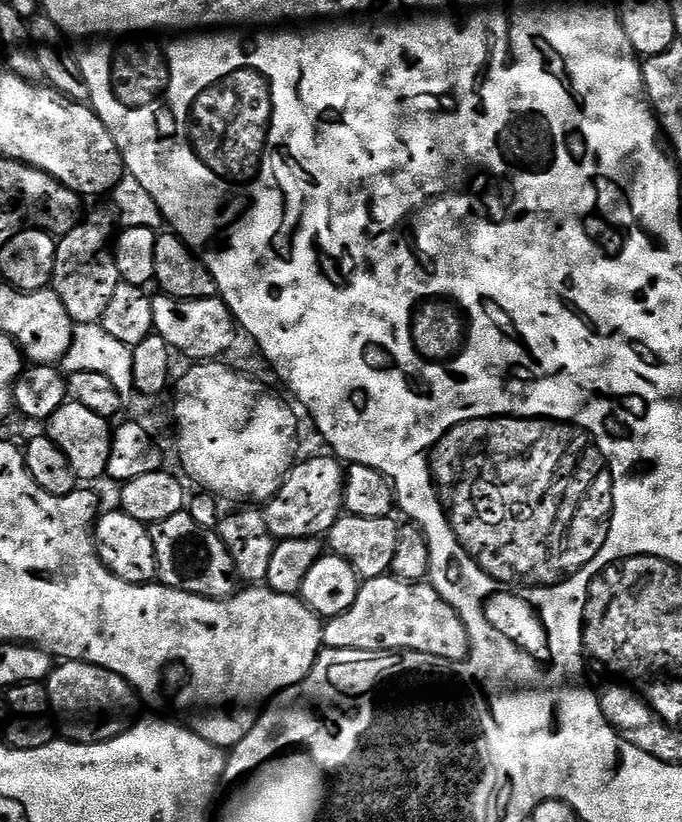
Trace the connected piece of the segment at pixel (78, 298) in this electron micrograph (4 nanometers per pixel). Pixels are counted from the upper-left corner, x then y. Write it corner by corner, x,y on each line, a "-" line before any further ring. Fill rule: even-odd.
96,216
87,220
59,237
50,285
58,298
62,298
62,306
66,306
66,314
70,314
73,325
99,324
102,314
106,314
110,298
114,298
114,290
122,283
116,269
116,257
110,247
114,231
107,218

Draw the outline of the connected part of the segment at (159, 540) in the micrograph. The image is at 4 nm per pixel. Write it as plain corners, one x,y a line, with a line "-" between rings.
185,510
151,525
150,531
156,555
156,574
164,587
211,600
226,600
236,595
238,577
234,559
216,530
198,526
198,522
194,522
191,514

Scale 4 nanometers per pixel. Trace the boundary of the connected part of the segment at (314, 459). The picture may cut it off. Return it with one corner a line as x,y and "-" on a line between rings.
327,455
312,456
309,460
301,459
293,464
276,497
263,505
264,524
268,527
269,534
275,537
277,541
306,538
307,536
323,537
334,526
334,522
340,519
344,508
344,478
346,472
341,461
335,455

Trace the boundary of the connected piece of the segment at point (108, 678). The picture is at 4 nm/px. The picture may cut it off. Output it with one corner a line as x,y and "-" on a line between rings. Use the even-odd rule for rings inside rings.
81,660
57,663
48,675
46,687
51,711
60,715
60,720
68,731
69,741
101,744
104,740
113,740
129,727
133,719
132,685
118,674
96,664
83,664

